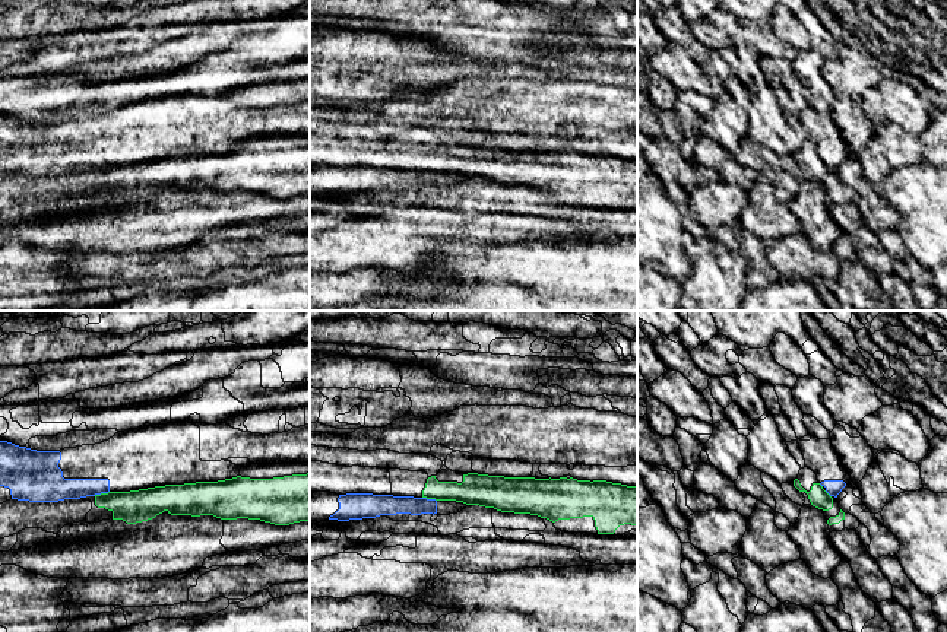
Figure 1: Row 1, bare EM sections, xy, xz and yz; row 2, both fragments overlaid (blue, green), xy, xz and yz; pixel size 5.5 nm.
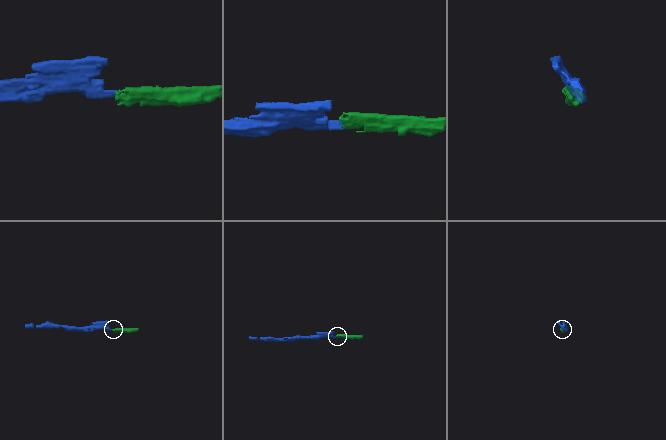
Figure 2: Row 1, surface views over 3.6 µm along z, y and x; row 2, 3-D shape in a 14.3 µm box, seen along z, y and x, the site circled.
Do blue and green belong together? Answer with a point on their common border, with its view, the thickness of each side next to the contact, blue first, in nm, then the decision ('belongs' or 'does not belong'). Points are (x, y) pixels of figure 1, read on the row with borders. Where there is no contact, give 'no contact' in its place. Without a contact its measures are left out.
xy (101, 492) | 150/180 nm | does not belong

